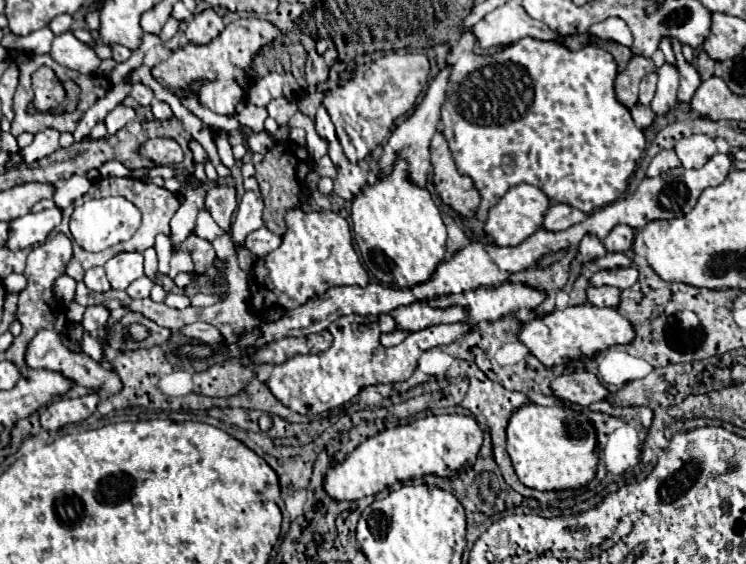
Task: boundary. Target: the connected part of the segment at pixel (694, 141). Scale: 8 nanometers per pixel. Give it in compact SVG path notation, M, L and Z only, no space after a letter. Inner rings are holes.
M694 134L682 138L676 142L674 150L684 168L700 168L704 166L704 162L708 162L708 158L712 158L712 154L718 152L714 140L706 134Z

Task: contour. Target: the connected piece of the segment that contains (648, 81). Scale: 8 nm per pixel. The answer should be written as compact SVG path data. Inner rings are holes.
M648 74L642 78L642 82L640 82L640 104L648 106L652 102L654 92L656 92L656 82L658 82L656 74Z

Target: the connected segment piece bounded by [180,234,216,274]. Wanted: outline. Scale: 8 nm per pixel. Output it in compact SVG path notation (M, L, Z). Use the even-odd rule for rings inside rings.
M190 234L186 242L180 246L180 250L190 250L196 266L196 274L204 274L216 260L216 252L210 242L200 240L196 234Z

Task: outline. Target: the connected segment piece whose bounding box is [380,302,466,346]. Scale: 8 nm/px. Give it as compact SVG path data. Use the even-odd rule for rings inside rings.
M416 302L412 306L400 306L400 310L390 312L396 322L400 332L394 334L382 334L382 344L384 346L394 346L406 338L408 332L412 330L422 330L432 324L444 324L444 322L460 322L466 318L466 314L458 306L450 306L448 310L436 310L426 306L426 302Z

